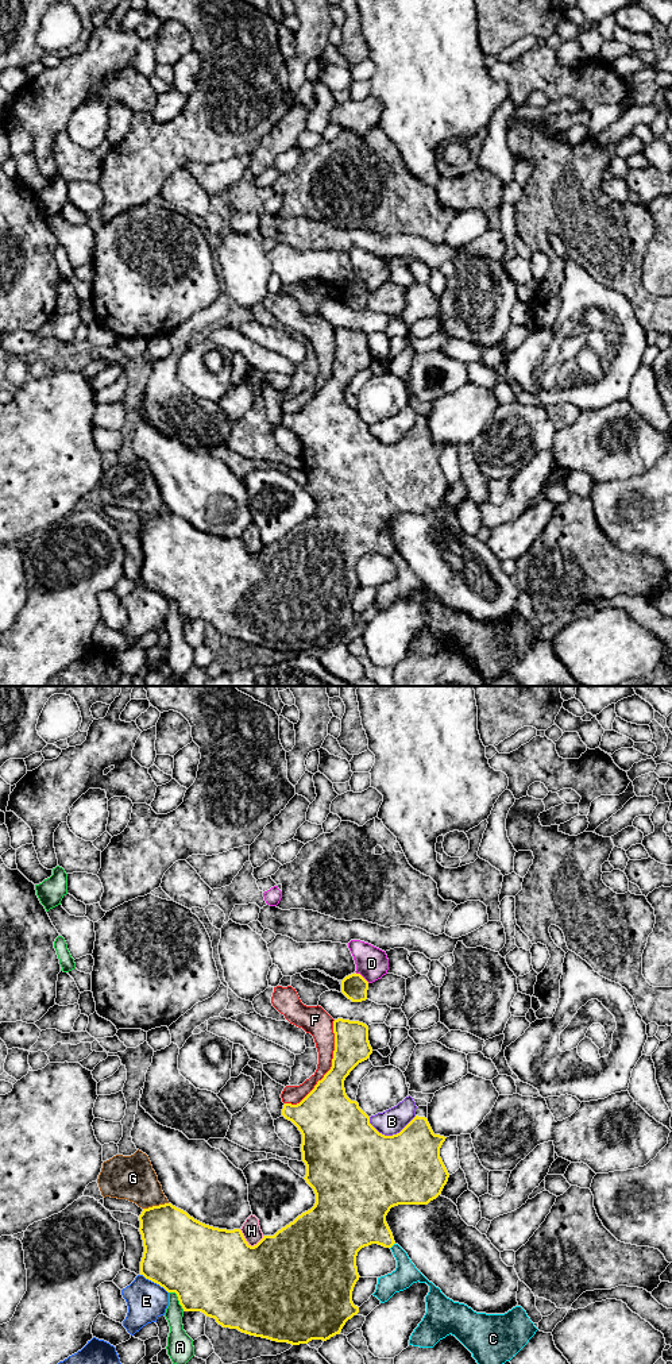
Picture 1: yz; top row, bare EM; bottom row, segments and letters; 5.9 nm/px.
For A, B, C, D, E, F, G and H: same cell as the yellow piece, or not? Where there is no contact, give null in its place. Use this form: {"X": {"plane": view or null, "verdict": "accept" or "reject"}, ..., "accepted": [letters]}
{"A": {"plane": "yz", "verdict": "reject"}, "B": {"plane": "yz", "verdict": "reject"}, "C": {"plane": "yz", "verdict": "reject"}, "D": {"plane": "yz", "verdict": "reject"}, "E": {"plane": "yz", "verdict": "reject"}, "F": {"plane": "yz", "verdict": "reject"}, "G": {"plane": "yz", "verdict": "reject"}, "H": {"plane": "yz", "verdict": "reject"}, "accepted": []}

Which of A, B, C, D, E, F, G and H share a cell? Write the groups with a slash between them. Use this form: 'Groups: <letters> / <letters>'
Groups: A / B / C / D / E / F / G / H

